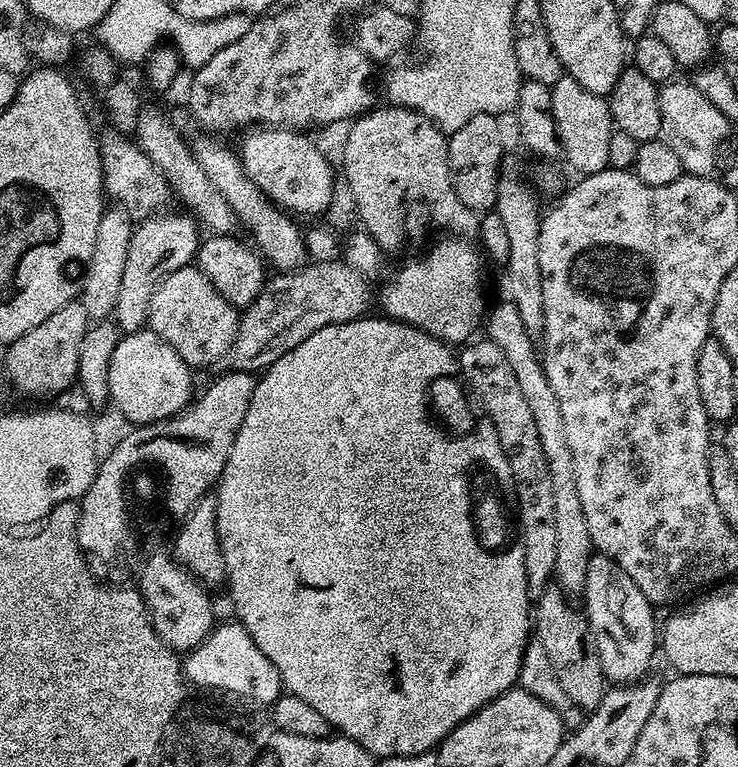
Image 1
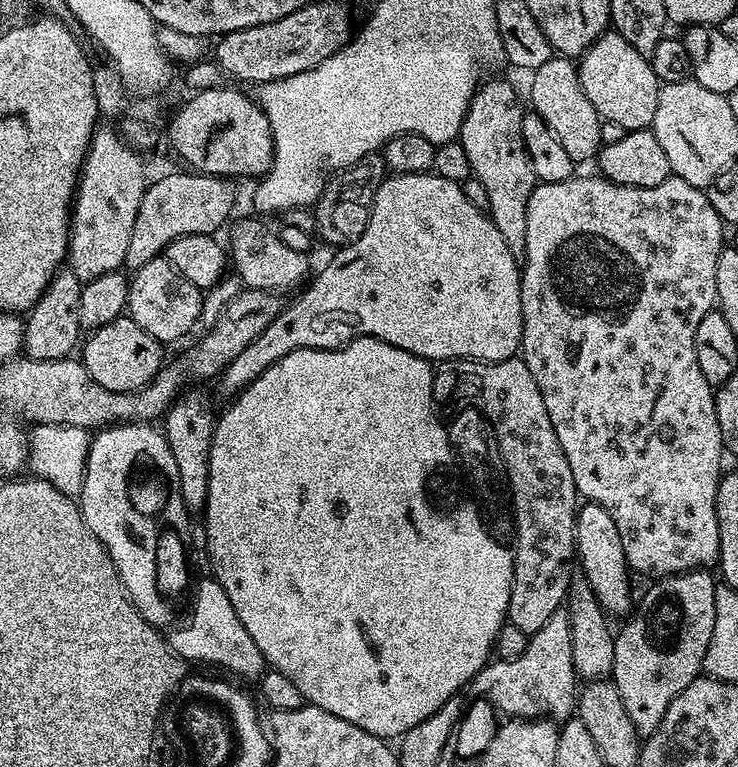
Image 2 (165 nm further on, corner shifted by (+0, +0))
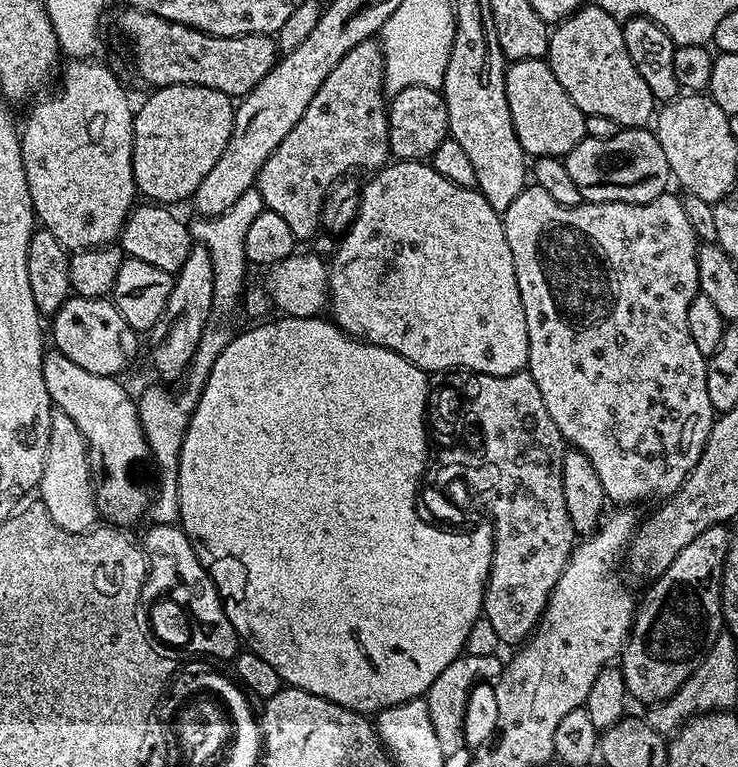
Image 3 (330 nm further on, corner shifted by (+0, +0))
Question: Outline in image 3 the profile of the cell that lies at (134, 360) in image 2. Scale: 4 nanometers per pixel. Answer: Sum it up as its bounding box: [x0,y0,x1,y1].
[50,294,138,377]

